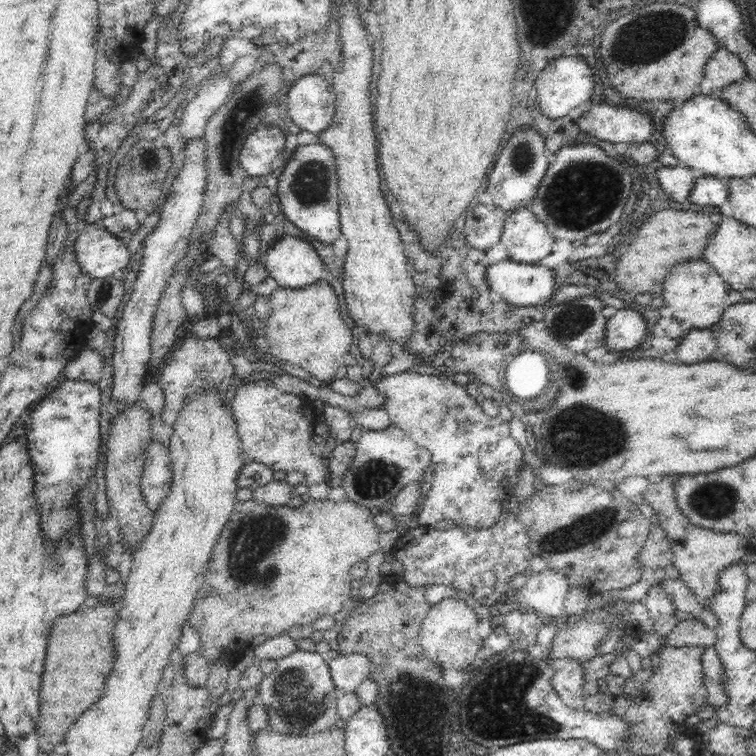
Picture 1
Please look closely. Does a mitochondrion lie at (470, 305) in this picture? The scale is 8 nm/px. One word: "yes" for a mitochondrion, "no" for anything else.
no

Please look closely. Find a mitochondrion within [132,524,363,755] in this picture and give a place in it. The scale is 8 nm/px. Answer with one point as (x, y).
(299, 697)

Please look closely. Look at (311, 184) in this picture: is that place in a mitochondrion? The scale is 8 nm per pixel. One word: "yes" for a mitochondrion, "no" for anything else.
yes

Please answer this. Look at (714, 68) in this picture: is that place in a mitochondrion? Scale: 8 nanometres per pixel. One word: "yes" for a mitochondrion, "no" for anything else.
no

